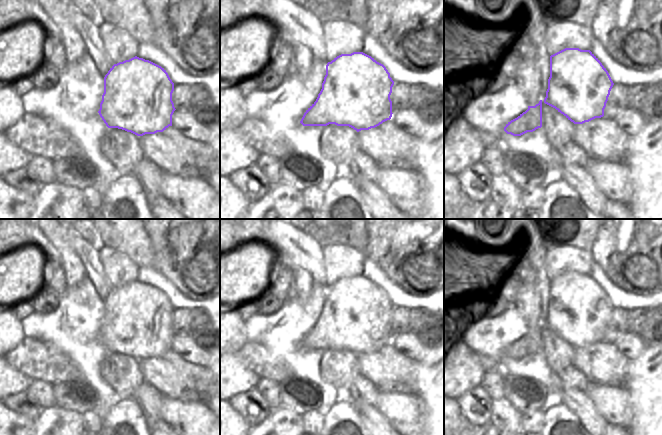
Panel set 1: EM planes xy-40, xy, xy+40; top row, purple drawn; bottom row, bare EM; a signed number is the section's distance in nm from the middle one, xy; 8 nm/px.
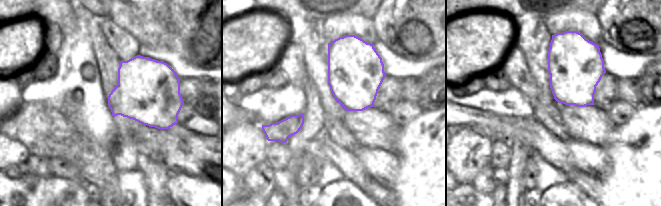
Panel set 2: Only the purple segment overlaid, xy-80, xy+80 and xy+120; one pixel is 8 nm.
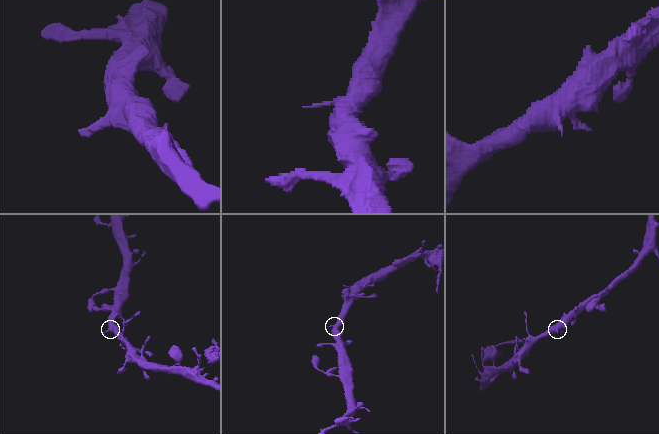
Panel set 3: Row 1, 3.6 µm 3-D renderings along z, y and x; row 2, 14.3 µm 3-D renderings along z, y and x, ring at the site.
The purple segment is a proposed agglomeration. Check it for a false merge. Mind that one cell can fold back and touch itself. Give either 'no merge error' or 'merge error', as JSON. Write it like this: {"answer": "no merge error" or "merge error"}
{"answer": "no merge error"}

